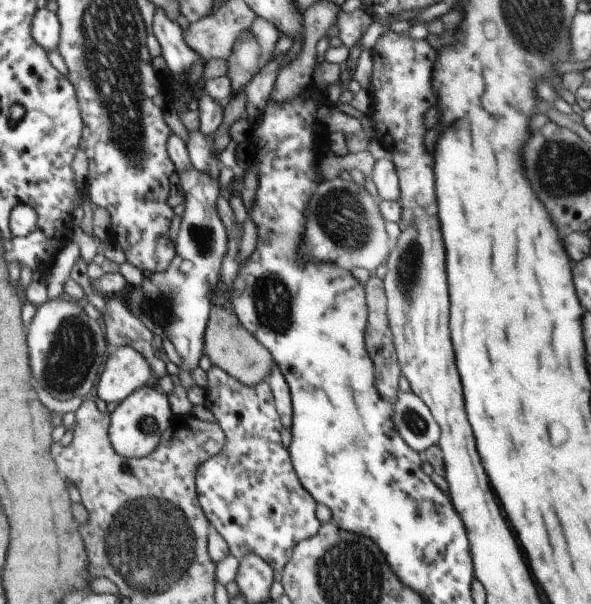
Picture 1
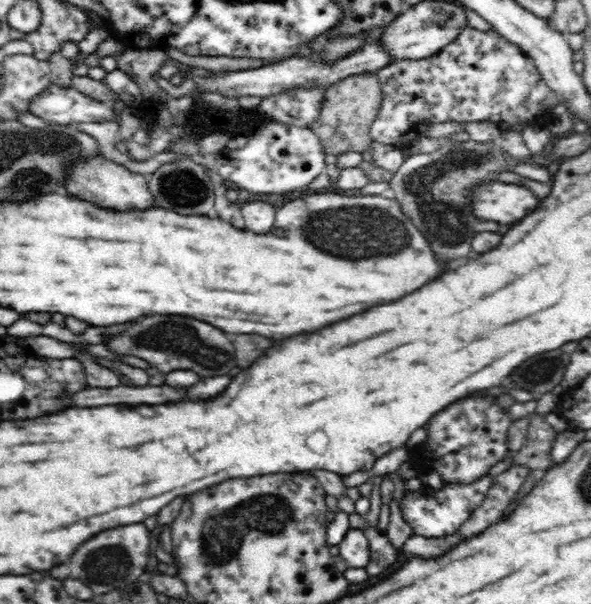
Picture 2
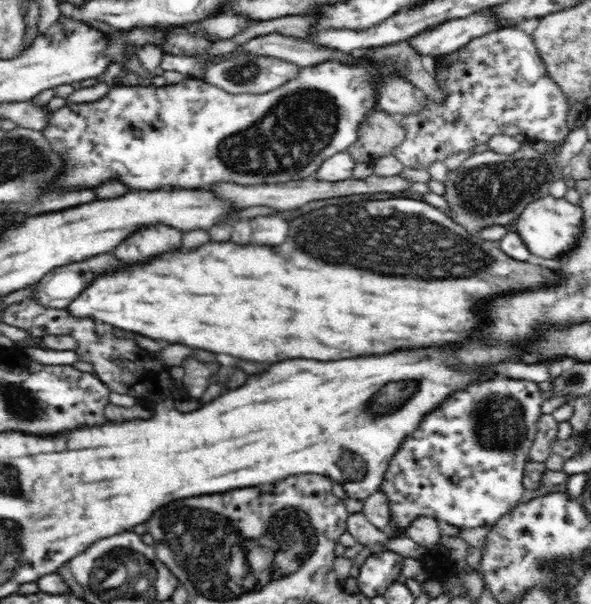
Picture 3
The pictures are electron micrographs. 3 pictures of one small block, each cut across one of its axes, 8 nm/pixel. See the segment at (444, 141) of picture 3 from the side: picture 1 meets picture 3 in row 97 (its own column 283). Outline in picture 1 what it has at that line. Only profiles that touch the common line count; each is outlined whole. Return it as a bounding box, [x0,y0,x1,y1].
[197,366,323,572]

